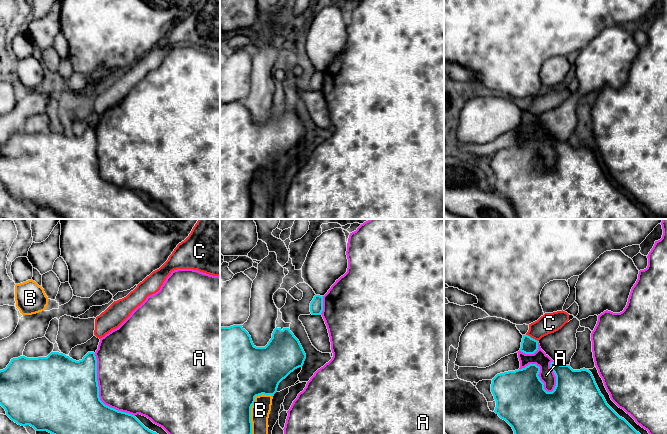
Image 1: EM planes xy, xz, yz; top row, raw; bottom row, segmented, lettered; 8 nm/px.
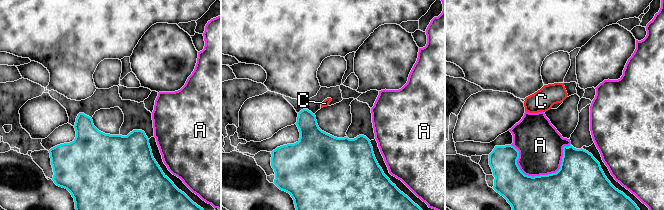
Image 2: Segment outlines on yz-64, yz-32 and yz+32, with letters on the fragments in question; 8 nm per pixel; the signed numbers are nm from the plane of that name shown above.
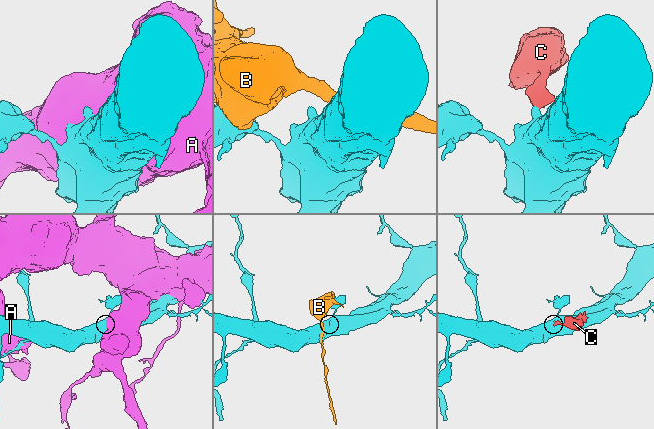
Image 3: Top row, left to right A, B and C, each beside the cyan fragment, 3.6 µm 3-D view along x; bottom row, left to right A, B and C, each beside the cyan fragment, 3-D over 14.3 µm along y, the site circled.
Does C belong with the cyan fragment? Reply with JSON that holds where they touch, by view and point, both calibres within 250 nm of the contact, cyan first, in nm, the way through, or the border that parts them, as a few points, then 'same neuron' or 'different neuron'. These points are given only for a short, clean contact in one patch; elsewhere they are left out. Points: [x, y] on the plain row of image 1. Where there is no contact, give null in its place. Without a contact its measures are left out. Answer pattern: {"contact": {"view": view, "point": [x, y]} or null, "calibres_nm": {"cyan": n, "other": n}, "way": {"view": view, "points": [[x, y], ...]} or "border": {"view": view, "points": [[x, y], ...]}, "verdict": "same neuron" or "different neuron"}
{"contact": {"view": "yz", "point": [532, 114]}, "calibres_nm": {"cyan": 130, "other": 160}, "border": {"view": "yz", "points": [[526, 110], [537, 117]]}, "verdict": "different neuron"}

